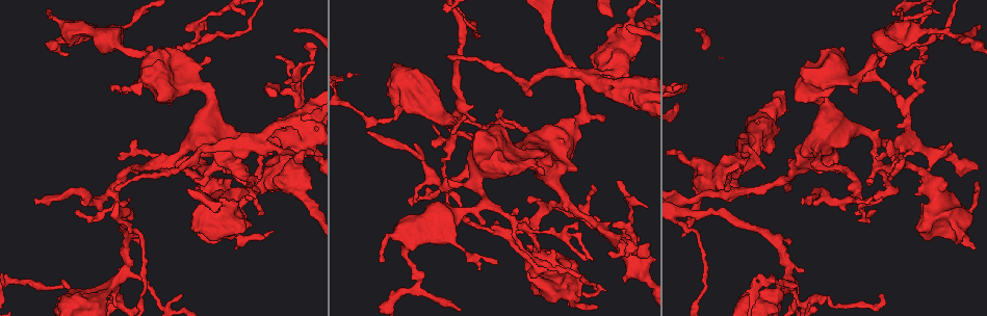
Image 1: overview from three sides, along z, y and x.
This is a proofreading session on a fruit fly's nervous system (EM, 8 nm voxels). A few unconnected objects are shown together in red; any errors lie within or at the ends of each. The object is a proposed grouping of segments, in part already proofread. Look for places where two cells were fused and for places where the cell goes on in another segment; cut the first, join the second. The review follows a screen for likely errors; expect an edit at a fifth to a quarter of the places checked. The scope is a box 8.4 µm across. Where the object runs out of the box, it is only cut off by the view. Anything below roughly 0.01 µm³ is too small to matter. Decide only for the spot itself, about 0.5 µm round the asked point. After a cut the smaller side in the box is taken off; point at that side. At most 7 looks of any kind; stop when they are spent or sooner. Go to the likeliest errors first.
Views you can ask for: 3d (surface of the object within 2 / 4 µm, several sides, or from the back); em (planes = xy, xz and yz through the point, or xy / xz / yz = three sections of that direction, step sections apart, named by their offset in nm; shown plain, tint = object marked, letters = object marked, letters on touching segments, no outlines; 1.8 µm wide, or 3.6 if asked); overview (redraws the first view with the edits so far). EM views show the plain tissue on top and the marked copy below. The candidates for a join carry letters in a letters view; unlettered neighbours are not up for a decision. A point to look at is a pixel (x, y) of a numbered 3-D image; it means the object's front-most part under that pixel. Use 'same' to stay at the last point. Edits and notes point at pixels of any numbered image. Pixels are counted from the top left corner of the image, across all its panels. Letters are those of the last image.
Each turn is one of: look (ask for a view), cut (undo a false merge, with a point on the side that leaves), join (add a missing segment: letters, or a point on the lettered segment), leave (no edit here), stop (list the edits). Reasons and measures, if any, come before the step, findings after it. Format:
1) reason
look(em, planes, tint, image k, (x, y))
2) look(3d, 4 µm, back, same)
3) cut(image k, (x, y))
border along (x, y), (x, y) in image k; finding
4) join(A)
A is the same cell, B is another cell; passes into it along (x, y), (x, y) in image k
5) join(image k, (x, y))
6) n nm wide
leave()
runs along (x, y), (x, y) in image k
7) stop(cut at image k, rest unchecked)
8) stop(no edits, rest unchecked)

end of a long branch
look(em, yz, step 16, tint, image 1, (684, 86))

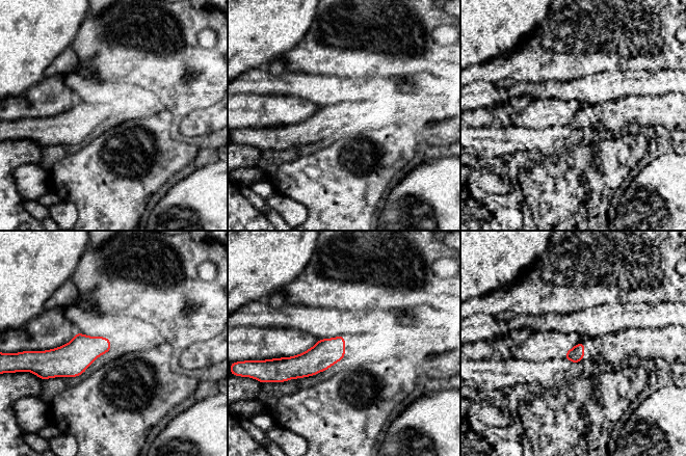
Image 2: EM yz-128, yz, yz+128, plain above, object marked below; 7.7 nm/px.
another direction
look(em, planes, letters, same)

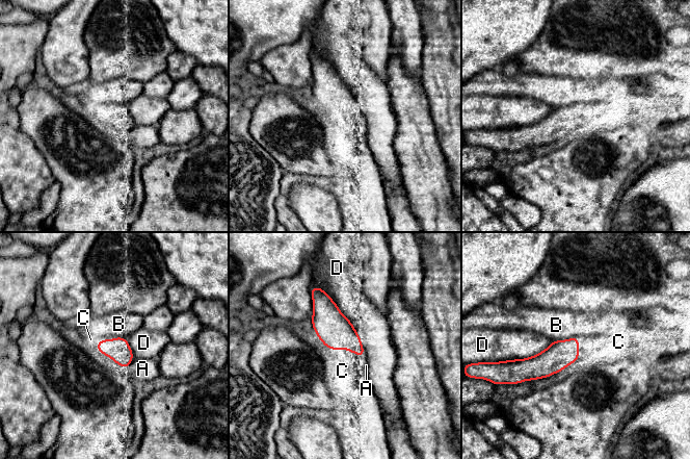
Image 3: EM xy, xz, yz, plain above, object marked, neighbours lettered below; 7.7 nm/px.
join(C)
C is the same cell, A, B and D are other cells; the cell continues

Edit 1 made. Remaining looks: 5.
look(overview)

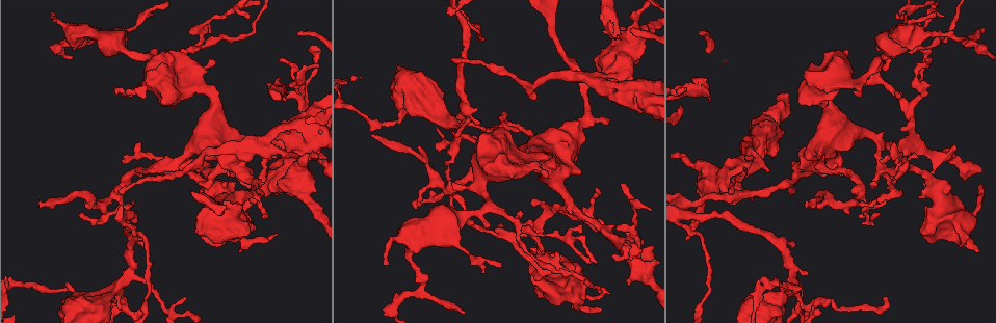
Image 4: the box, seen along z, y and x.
abrupt turn
look(3d, 4 µm, image 4, (530, 88))

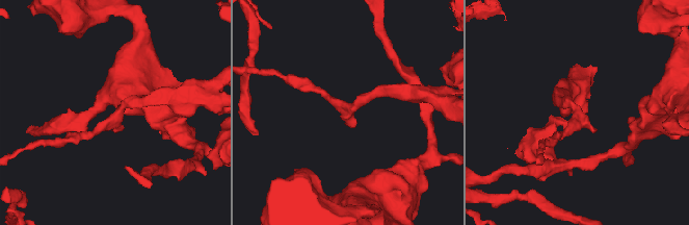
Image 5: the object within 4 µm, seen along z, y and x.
look(em, planes, letters, image 5, (113, 123))

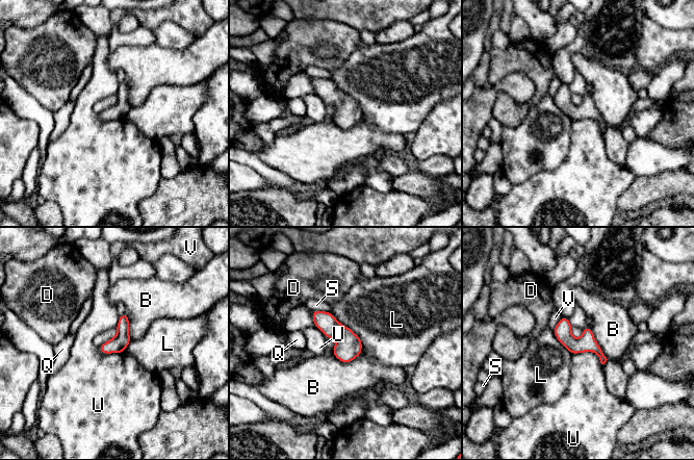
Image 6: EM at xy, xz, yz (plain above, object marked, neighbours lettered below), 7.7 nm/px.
leave()
B, D, L, Q, S, U and V are other cells; one cell here

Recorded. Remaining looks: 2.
stop(join at image 3, rest unchecked)

